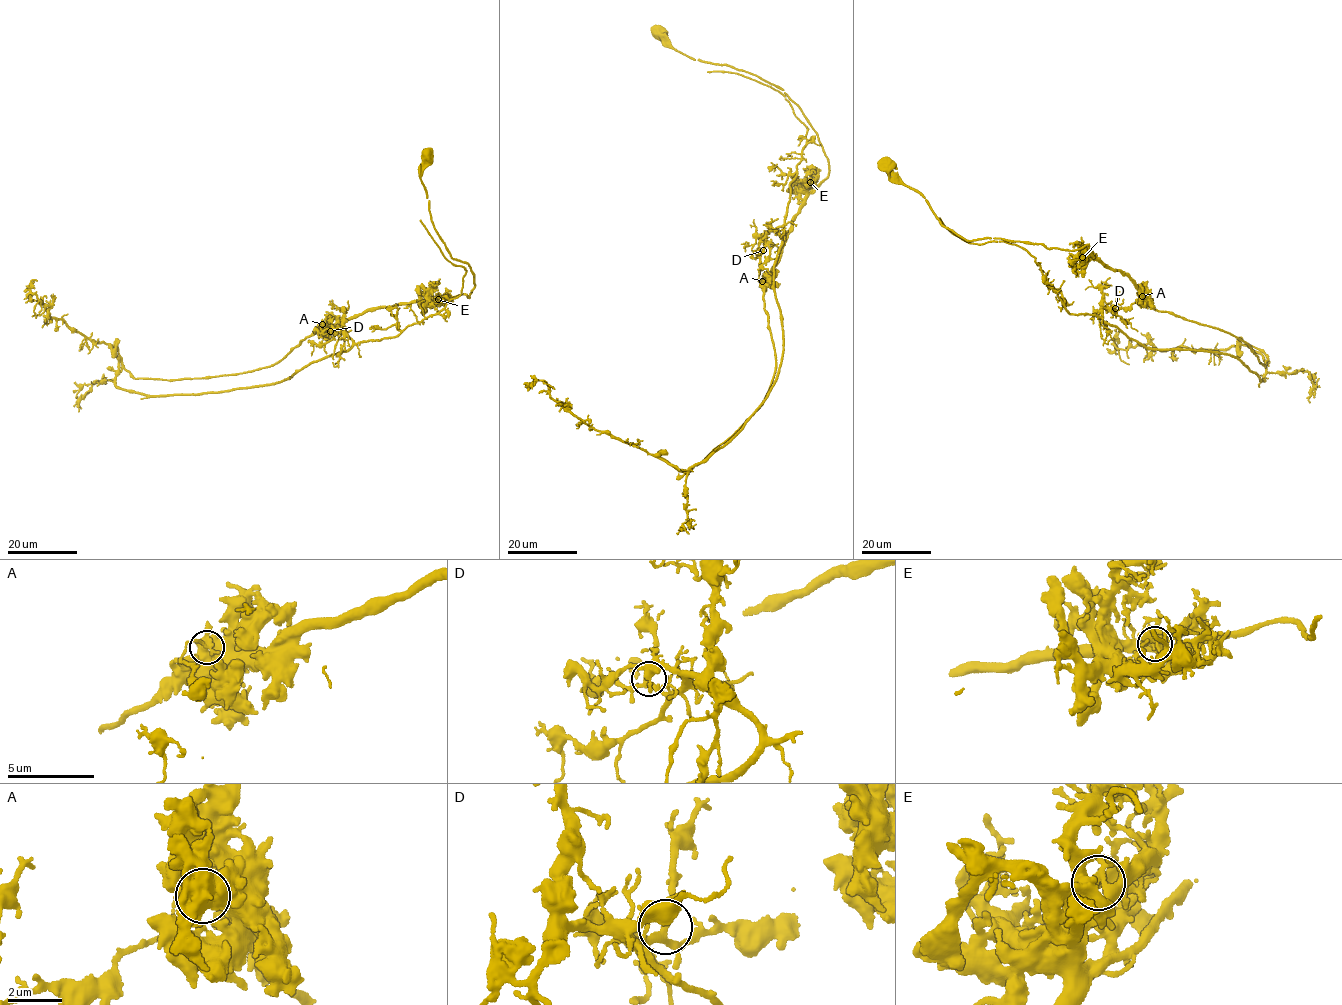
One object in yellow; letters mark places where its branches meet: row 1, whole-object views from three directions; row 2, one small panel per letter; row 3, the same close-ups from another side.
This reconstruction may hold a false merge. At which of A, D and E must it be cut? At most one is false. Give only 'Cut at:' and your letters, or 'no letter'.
Cut at: A

